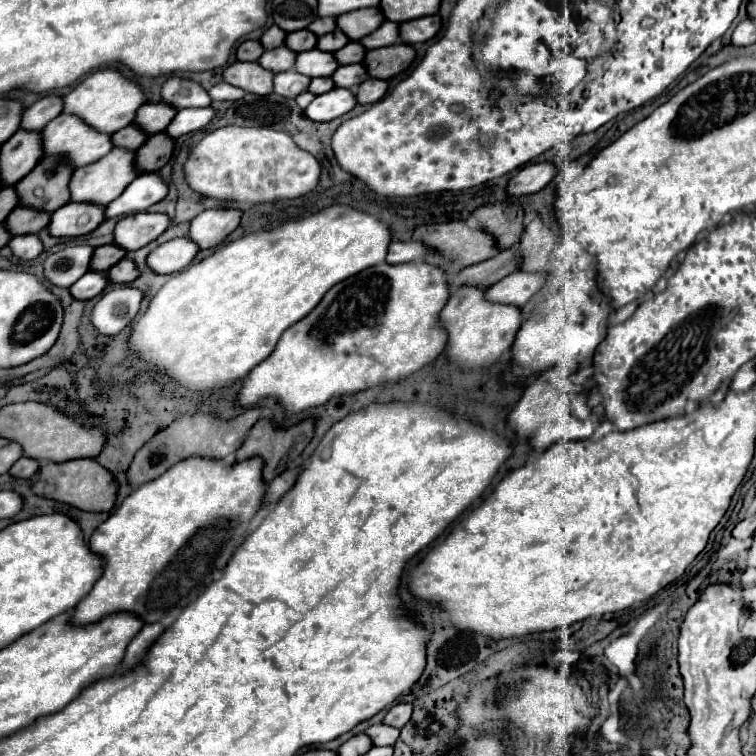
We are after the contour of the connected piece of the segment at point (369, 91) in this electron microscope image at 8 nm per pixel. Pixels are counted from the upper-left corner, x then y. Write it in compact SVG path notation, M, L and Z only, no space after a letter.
M367 78L363 84L355 88L359 104L375 104L385 96L385 92L387 92L387 82L375 78Z

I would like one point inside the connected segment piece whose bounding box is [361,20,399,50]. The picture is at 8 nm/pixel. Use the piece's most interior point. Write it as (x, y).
(388, 34)

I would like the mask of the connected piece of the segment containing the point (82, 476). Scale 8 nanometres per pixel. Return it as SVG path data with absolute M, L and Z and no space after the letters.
M69 460L69 462L43 462L39 468L39 480L33 484L37 496L53 498L71 504L87 512L109 512L117 498L117 480L97 460Z

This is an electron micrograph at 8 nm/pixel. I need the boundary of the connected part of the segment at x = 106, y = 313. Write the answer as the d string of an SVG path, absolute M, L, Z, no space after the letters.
M117 286L95 304L91 322L101 334L119 334L125 326L129 326L135 320L141 300L141 290L133 286Z

